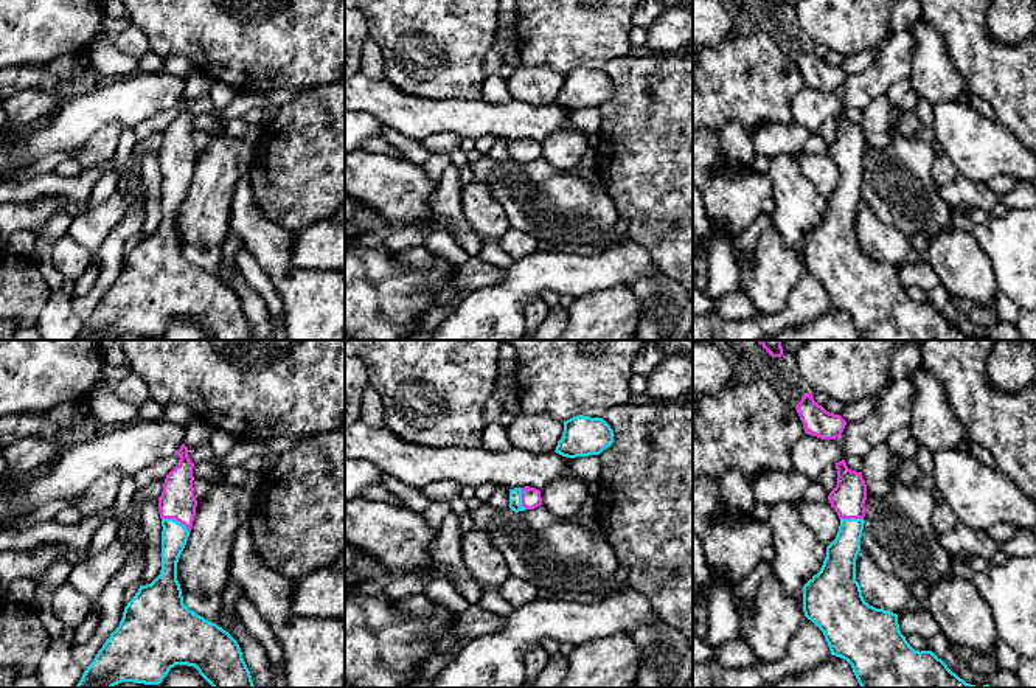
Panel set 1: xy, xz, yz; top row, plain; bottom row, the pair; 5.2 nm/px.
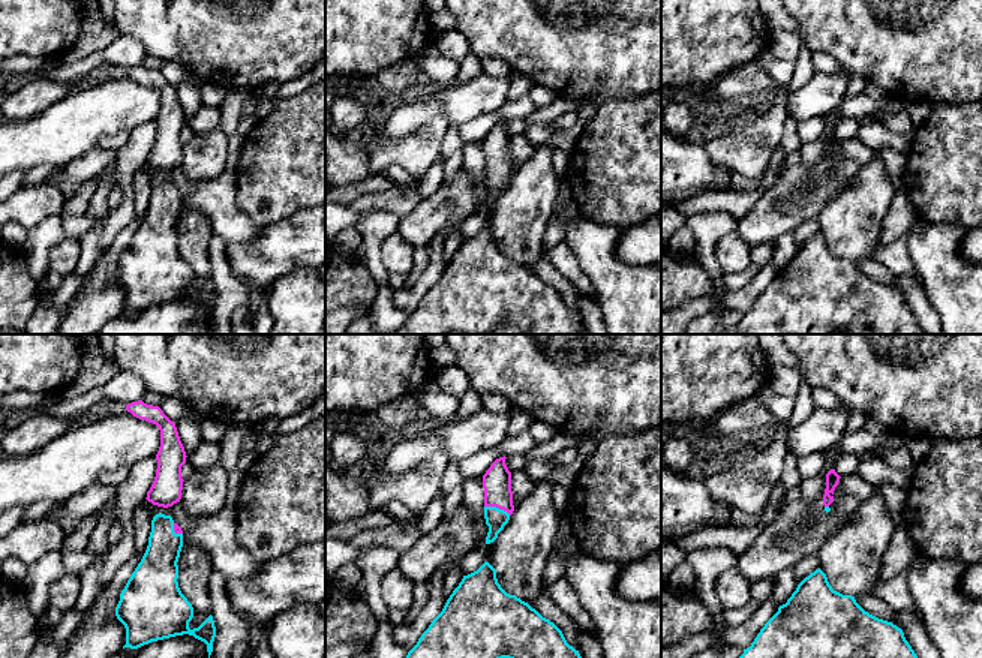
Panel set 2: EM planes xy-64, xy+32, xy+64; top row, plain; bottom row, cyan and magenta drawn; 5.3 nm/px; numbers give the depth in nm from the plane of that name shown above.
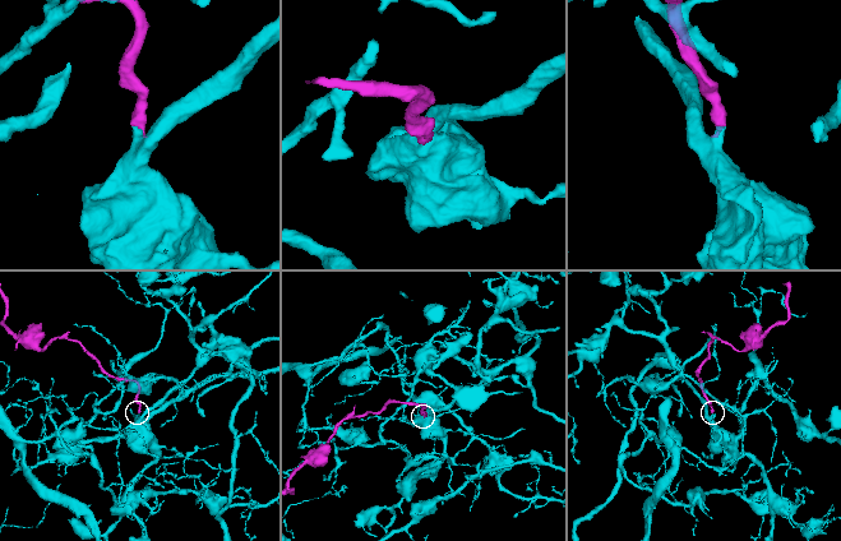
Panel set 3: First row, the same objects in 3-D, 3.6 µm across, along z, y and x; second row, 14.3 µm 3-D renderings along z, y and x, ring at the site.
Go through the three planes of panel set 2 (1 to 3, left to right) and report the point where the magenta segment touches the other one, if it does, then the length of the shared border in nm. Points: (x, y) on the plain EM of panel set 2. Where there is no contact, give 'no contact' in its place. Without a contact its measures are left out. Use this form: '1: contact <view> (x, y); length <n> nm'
1: contact xy-64 (173, 195); length 80 nm
2: contact xy+32 (498, 173); length 150 nm
3: contact xy+64 (826, 171); length 30 nm

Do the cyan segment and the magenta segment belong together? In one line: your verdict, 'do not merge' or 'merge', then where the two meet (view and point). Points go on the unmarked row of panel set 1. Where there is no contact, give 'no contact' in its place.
merge | xy (176, 173)

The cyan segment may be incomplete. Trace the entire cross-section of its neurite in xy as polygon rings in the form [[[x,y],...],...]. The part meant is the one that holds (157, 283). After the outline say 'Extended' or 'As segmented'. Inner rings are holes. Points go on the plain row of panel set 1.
[[[182,96],[176,107],[180,112],[166,127],[158,149],[163,179],[160,227],[151,236],[140,238],[124,259],[118,280],[98,303],[76,340],[113,340],[121,334],[158,337],[176,317],[194,318],[213,340],[256,340],[238,294],[183,256],[177,214],[193,180],[197,152],[193,140],[194,115],[188,109],[188,99]]]. Extended

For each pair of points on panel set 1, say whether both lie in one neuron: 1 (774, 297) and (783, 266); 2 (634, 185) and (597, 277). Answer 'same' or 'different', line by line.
1: same
2: different

